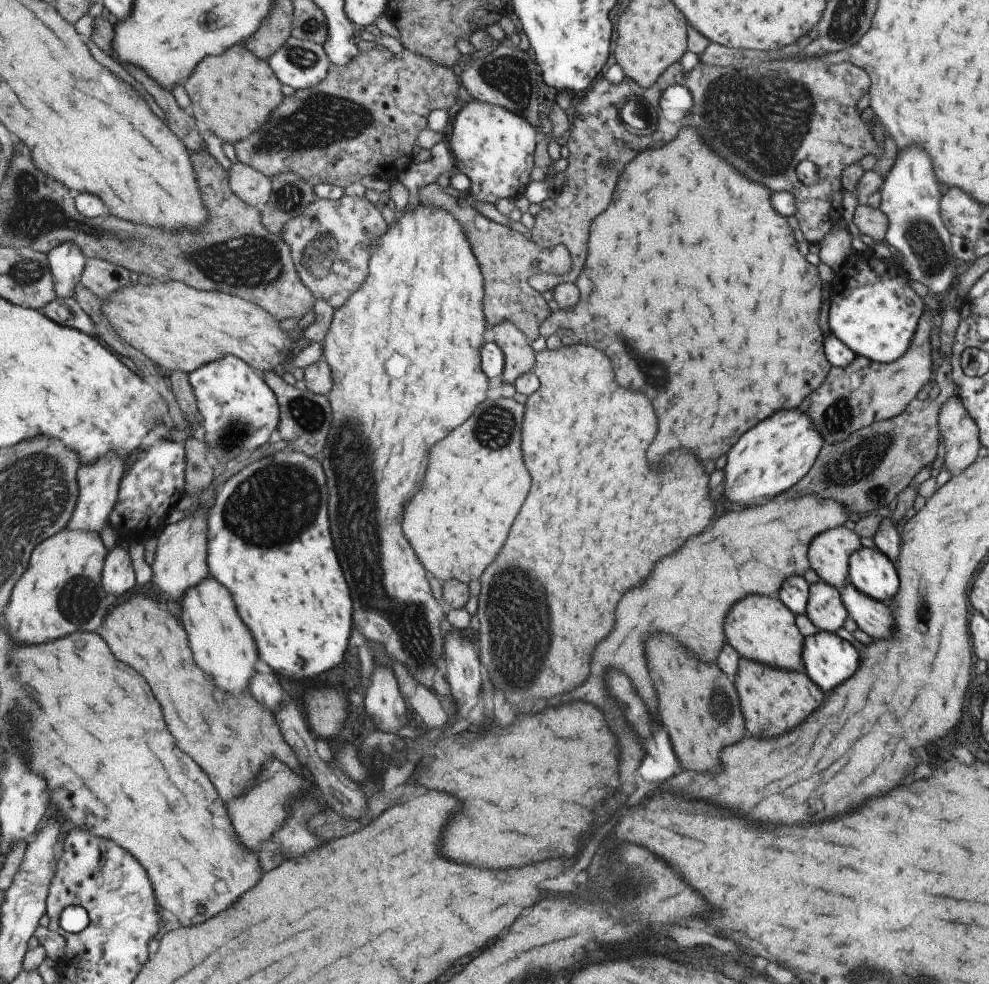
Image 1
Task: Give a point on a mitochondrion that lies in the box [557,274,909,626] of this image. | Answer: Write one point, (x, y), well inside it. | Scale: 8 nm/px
(853, 465)

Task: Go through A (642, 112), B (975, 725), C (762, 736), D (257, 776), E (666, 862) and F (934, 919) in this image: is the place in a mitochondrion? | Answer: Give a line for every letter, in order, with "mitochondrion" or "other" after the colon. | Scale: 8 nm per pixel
A: mitochondrion
B: other
C: other
D: other
E: other
F: other

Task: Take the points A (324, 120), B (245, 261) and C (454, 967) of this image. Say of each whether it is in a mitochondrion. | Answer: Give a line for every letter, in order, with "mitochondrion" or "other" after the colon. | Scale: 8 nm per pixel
A: mitochondrion
B: mitochondrion
C: other

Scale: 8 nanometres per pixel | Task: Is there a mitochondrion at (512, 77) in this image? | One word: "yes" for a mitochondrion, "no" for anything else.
yes

